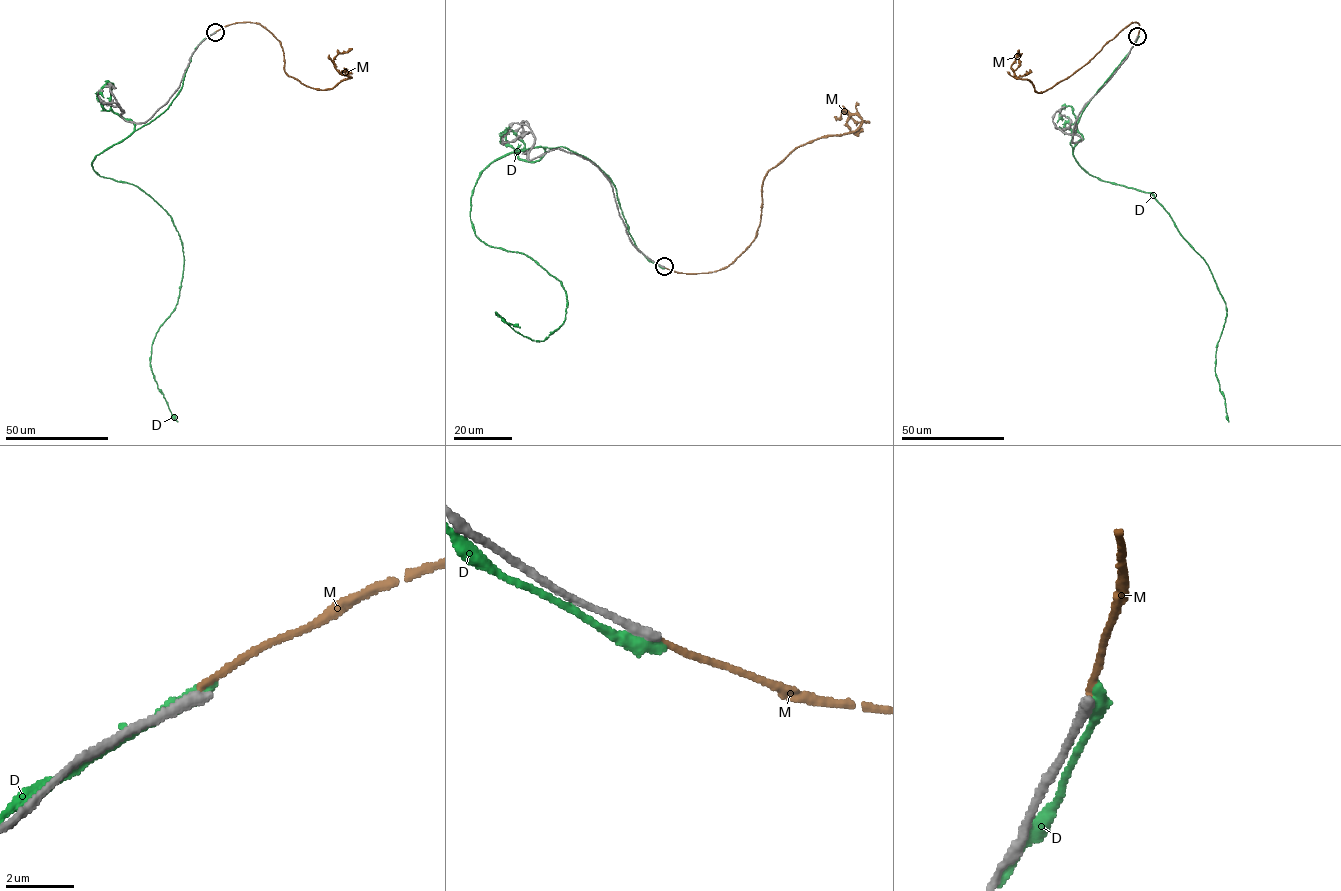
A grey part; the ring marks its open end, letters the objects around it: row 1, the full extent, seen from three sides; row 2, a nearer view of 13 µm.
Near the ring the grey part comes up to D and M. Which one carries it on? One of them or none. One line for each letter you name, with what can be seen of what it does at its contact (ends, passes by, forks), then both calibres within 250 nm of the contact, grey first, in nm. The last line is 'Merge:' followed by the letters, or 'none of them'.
Merge: none of them

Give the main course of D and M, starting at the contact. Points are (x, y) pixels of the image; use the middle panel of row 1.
D: (663, 267), (587, 157), (498, 158), (475, 235), (567, 300), (542, 341), (495, 312), (520, 327)
M: (664, 266), (732, 263), (754, 238), (769, 170), (854, 130), (862, 120), (842, 106), (869, 123)

